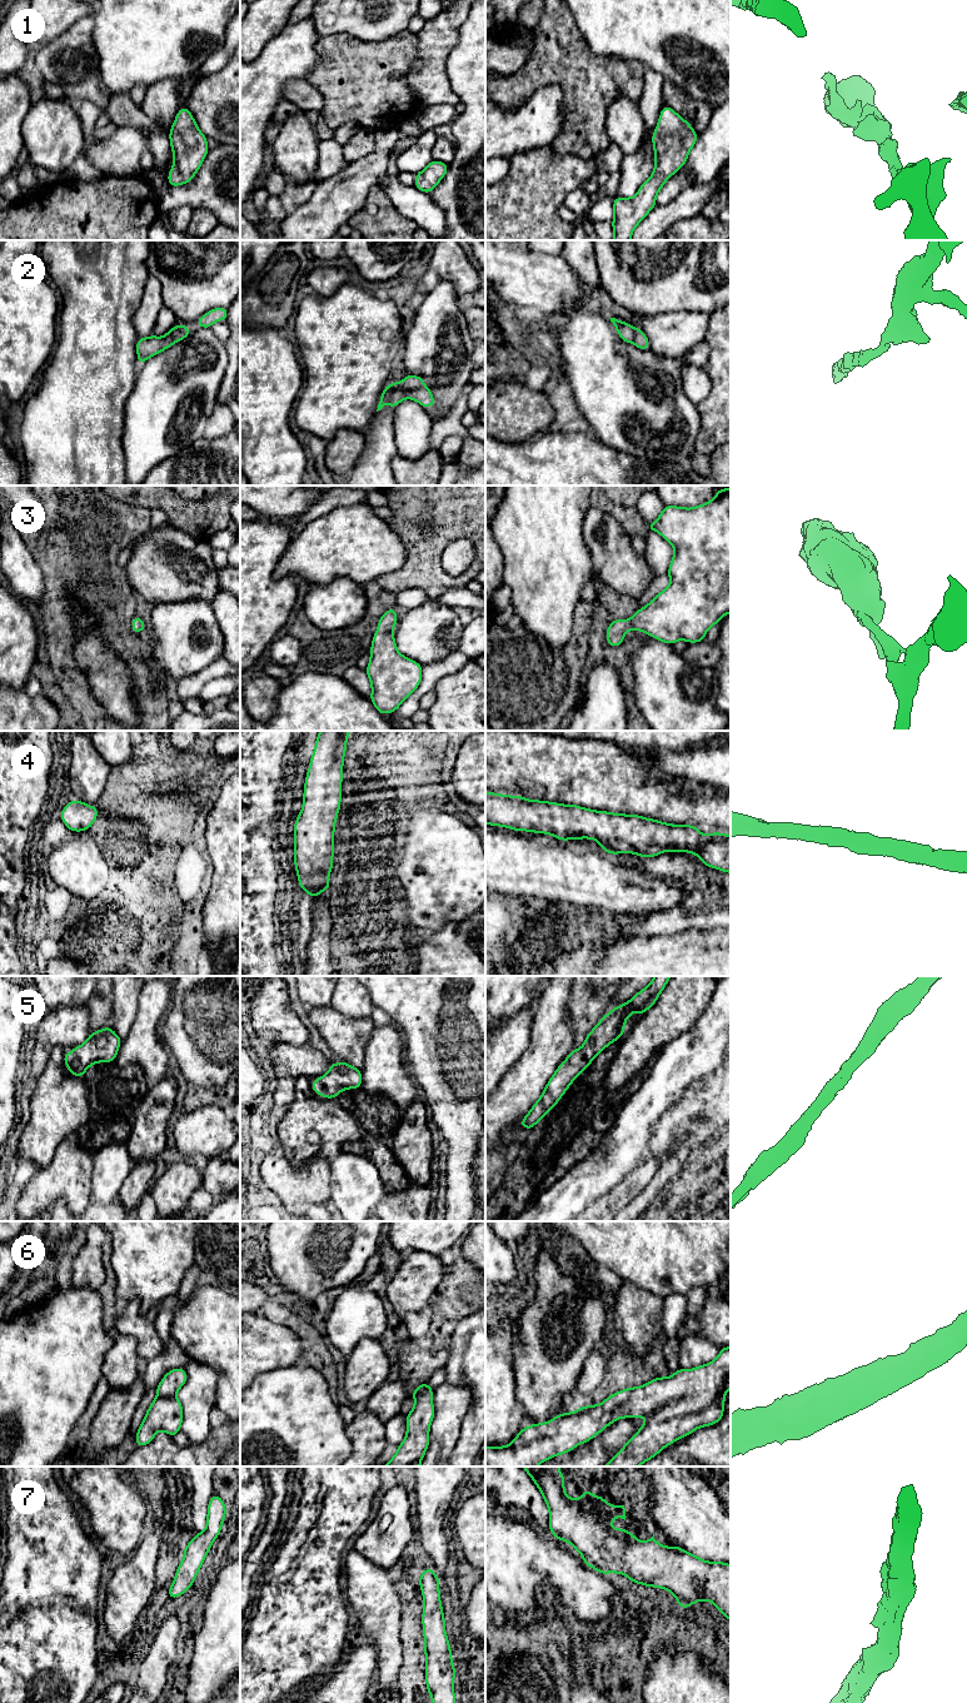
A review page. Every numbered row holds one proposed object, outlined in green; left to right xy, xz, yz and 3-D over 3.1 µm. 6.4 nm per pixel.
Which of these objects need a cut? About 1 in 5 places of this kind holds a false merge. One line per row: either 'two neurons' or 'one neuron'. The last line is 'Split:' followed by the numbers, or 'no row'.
1: one neuron
2: one neuron
3: one neuron
4: one neuron
5: one neuron
6: one neuron
7: one neuron
Split: no row

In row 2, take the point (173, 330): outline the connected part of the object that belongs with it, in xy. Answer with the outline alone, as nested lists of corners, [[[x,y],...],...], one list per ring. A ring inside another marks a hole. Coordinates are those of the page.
[[[186,324],[173,327],[164,337],[158,338],[154,334],[148,338],[139,338],[136,343],[138,363],[141,365],[153,355],[170,348],[174,343],[190,335]]]

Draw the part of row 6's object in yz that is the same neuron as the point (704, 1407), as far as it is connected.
[[[731,1346],[722,1348],[718,1356],[706,1365],[689,1370],[679,1368],[672,1376],[658,1376],[644,1385],[623,1389],[598,1405],[580,1406],[577,1411],[562,1413],[547,1423],[523,1428],[509,1445],[485,1448],[485,1467],[537,1467],[589,1441],[620,1418],[647,1415],[643,1426],[603,1465],[639,1467],[696,1429],[717,1424],[724,1415],[727,1389],[731,1389]]]

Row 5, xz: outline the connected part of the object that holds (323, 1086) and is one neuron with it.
[[[344,1061],[330,1064],[328,1074],[309,1085],[316,1095],[335,1099],[343,1090],[362,1089],[362,1071]]]

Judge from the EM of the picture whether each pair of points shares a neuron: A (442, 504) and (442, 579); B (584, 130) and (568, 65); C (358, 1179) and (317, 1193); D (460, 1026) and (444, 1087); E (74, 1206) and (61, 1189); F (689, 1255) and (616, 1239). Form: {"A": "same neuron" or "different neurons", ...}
{"A": "same neuron", "B": "same neuron", "C": "different neurons", "D": "same neuron", "E": "same neuron", "F": "same neuron"}

